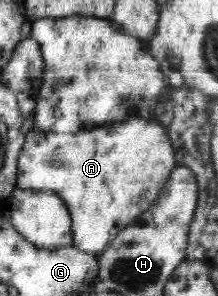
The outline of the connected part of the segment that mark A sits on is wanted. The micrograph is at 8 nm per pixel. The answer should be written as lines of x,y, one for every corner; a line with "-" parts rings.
142,116
87,132
51,133
33,128
19,154
16,186
59,194
71,214
73,246
98,255
139,214
150,210
177,164
166,127

